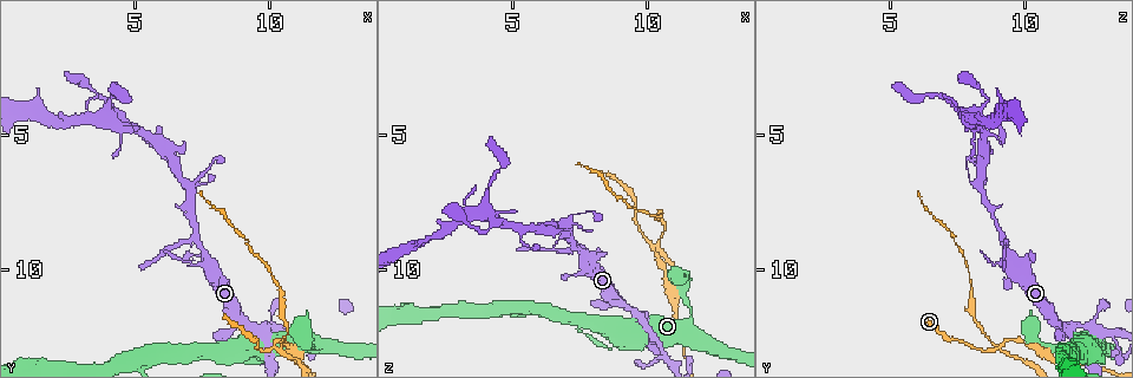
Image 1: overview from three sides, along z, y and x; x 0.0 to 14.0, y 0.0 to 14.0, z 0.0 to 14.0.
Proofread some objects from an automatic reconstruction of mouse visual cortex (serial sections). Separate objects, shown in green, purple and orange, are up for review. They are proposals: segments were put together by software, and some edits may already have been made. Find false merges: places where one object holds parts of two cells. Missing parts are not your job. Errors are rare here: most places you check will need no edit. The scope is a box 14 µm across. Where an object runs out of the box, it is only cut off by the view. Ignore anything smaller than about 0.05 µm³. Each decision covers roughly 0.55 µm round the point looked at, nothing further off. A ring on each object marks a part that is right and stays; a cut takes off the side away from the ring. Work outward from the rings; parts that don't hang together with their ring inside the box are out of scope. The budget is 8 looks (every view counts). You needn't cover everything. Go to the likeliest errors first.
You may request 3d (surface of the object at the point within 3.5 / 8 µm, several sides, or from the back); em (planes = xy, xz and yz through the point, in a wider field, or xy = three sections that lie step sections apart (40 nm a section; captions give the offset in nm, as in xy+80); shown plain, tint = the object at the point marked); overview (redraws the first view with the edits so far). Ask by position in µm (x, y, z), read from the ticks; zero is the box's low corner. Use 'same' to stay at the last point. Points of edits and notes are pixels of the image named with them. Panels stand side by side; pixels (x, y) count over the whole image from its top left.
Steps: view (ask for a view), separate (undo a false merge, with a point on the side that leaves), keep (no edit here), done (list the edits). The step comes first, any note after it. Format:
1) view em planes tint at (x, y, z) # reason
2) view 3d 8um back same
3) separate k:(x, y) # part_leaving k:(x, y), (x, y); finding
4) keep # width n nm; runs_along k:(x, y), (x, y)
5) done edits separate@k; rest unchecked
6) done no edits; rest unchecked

view 3d 3.5um at (10.2, 12.8, 9.0) # sharp bend

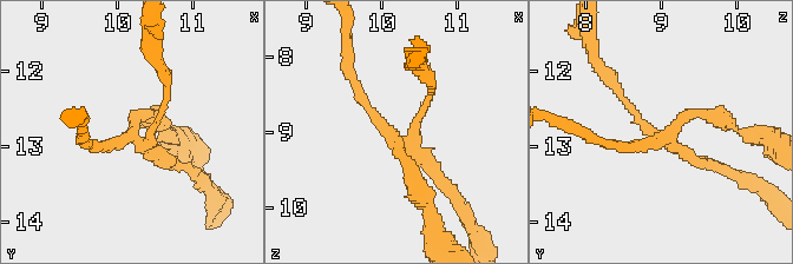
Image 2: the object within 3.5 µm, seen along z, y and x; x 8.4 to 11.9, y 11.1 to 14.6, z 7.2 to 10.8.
view em xy step 5 tint at (10.20, 12.85, 9.10) # shape alone is not enough

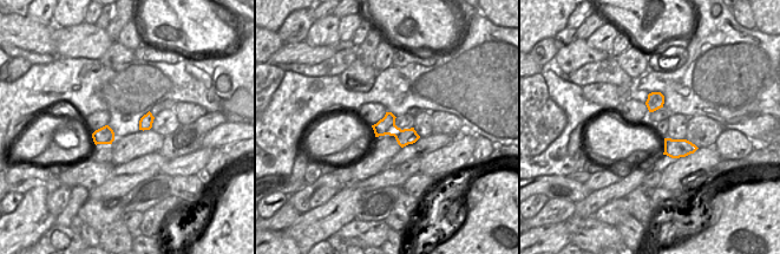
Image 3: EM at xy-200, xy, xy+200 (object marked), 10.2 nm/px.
separate 2:(427, 169) # arm_widths 100, 150, 200, 200 nm; part_leaving 2:(404, 139), (432, 94), (421, 70); two cells meet here

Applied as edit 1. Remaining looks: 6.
view overview

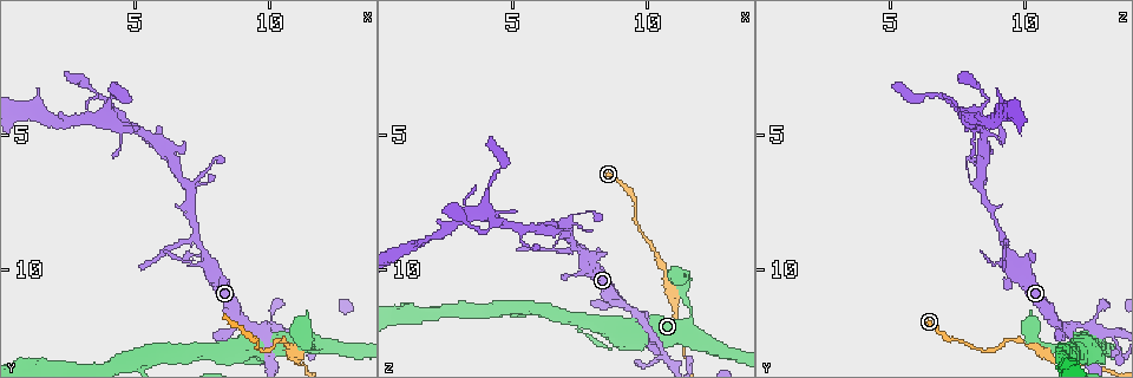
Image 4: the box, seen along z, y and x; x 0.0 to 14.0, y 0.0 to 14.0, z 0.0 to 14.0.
view 3d 3.5um at (9.7, 12.2, 11.7) # narrows sharply

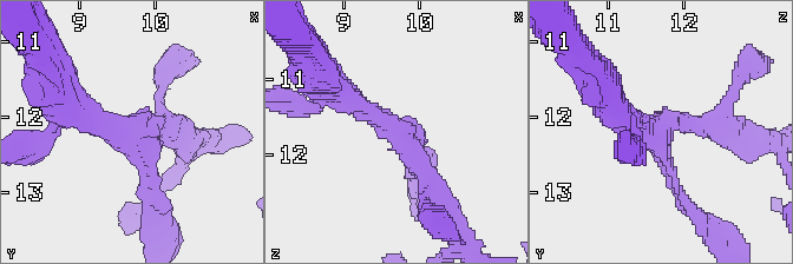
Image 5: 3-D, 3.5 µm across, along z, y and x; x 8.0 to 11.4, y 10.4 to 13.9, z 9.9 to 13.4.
view em xy step 1 tint at (9.65, 12.25, 11.70) # arms 3; arm_widths 150, 250, 350 nm; shape alone is not enough

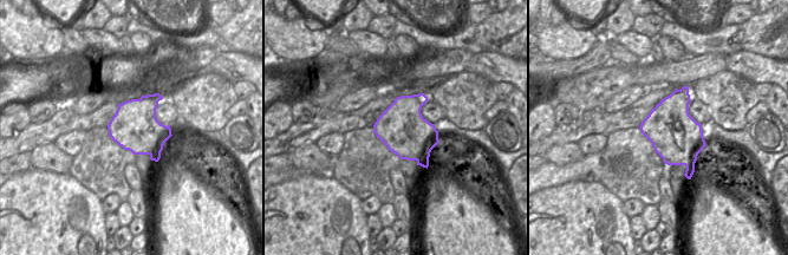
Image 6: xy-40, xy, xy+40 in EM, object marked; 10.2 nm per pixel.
keep # width 480 nm; runs_along 5:(332, 84), (408, 144), (434, 189); continuous, no second cell

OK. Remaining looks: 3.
view 3d 3.5um at (7.0, 6.9, 8.4) # branch point

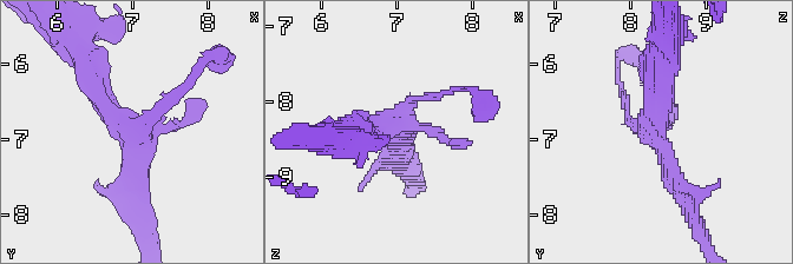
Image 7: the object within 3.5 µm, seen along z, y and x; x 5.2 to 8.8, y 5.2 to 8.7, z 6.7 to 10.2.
view em planes tint at (7.00, 6.85, 8.35) # shape alone is not enough

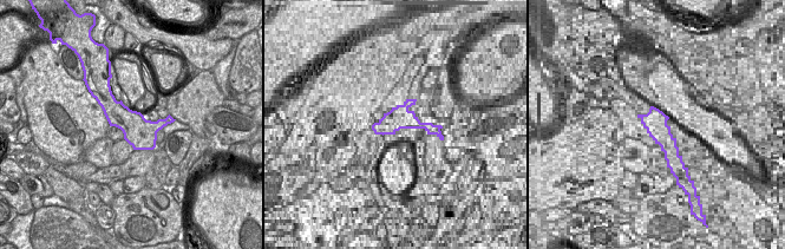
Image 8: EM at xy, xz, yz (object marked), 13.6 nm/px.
keep # runs_along 7:(142, 199), (135, 138), (91, 65); all the same cell

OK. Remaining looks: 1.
done edits separate@2; rest unchecked

